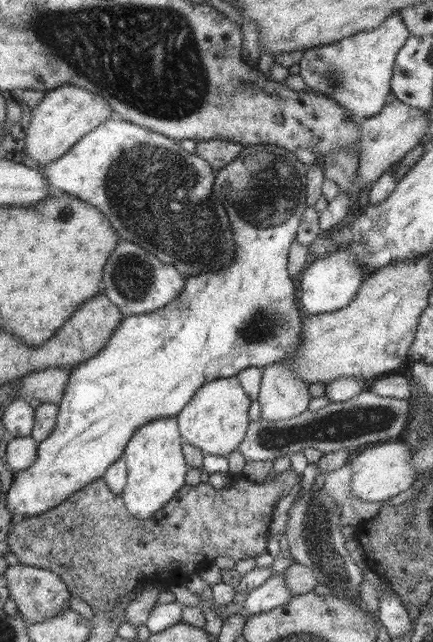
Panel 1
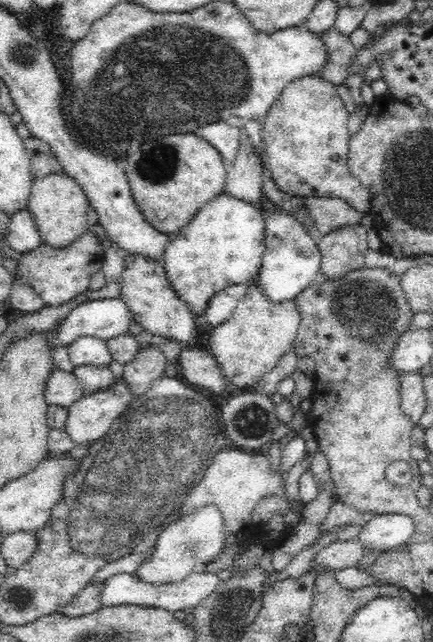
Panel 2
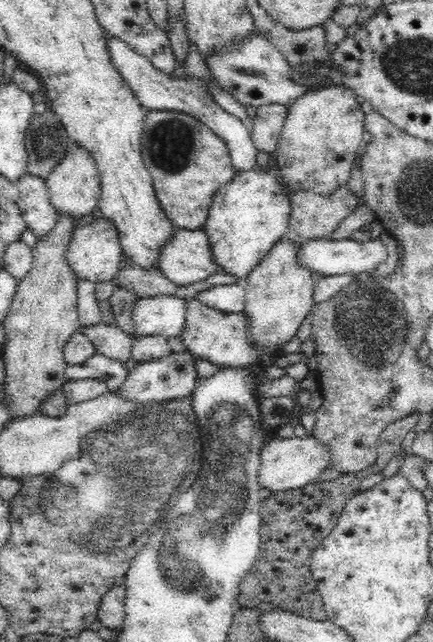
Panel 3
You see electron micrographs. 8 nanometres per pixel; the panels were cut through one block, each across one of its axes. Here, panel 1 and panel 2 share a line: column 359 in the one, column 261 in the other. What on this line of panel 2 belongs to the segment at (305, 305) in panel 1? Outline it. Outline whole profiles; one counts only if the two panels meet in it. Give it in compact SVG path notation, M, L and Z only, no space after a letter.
M282 209L272 210L265 214L264 218L266 250L255 282L264 287L266 295L274 302L295 299L321 273L322 249L319 247L318 238L306 231L302 221Z

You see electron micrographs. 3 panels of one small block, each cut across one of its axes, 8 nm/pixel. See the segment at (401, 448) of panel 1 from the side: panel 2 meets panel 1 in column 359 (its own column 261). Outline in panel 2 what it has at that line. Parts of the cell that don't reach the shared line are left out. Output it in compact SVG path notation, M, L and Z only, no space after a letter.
M224 448L214 456L212 461L200 484L194 486L192 492L188 492L186 500L182 502L182 508L178 510L176 516L192 512L196 507L203 504L212 503L222 511L226 534L233 537L244 526L252 522L250 515L252 510L266 496L279 496L287 501L288 507L292 511L302 511L304 503L301 500L292 503L288 501L288 493L286 493L286 485L284 485L286 472L273 468L273 463L265 449L237 450Z

